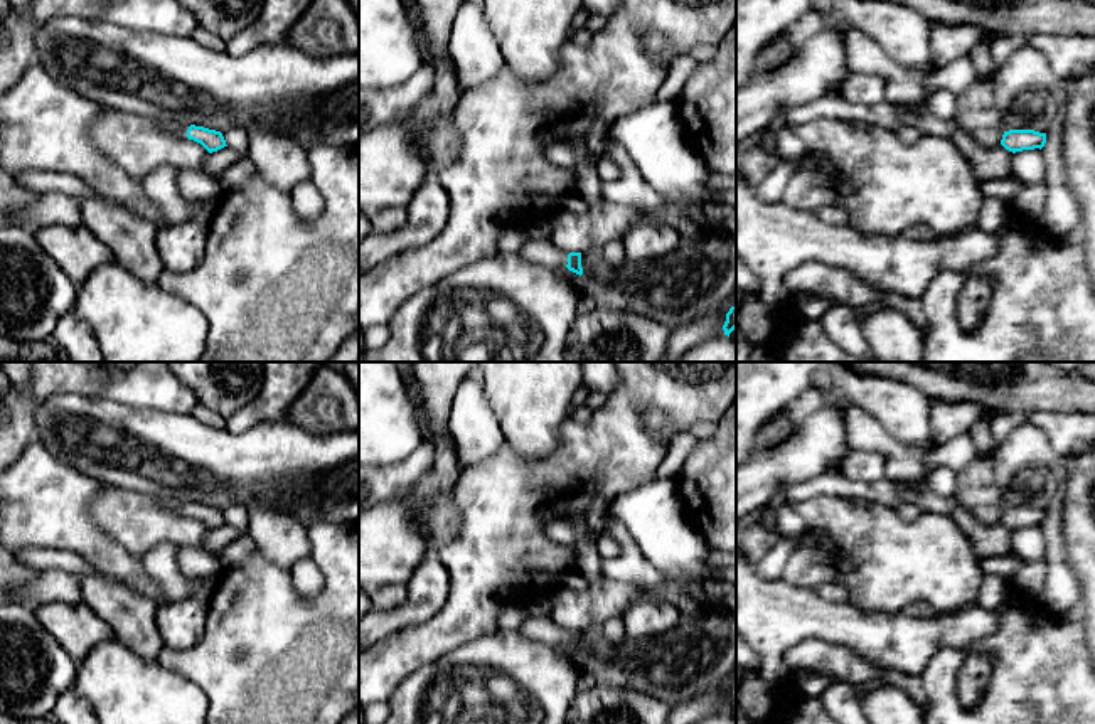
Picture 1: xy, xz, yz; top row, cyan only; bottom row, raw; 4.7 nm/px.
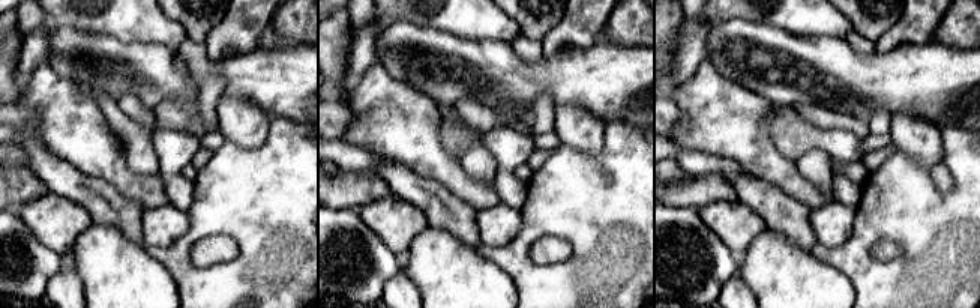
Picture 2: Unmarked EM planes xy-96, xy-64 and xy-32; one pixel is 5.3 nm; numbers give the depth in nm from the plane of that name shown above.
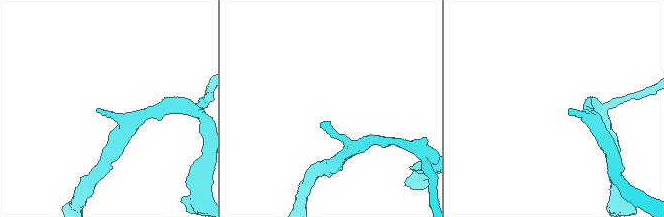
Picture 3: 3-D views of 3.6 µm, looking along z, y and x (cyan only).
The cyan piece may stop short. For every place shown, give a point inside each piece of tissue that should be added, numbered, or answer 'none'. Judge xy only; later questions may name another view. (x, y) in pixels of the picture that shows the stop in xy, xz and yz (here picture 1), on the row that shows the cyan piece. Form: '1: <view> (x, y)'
1: xy (181, 130)

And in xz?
1: xz (541, 253)

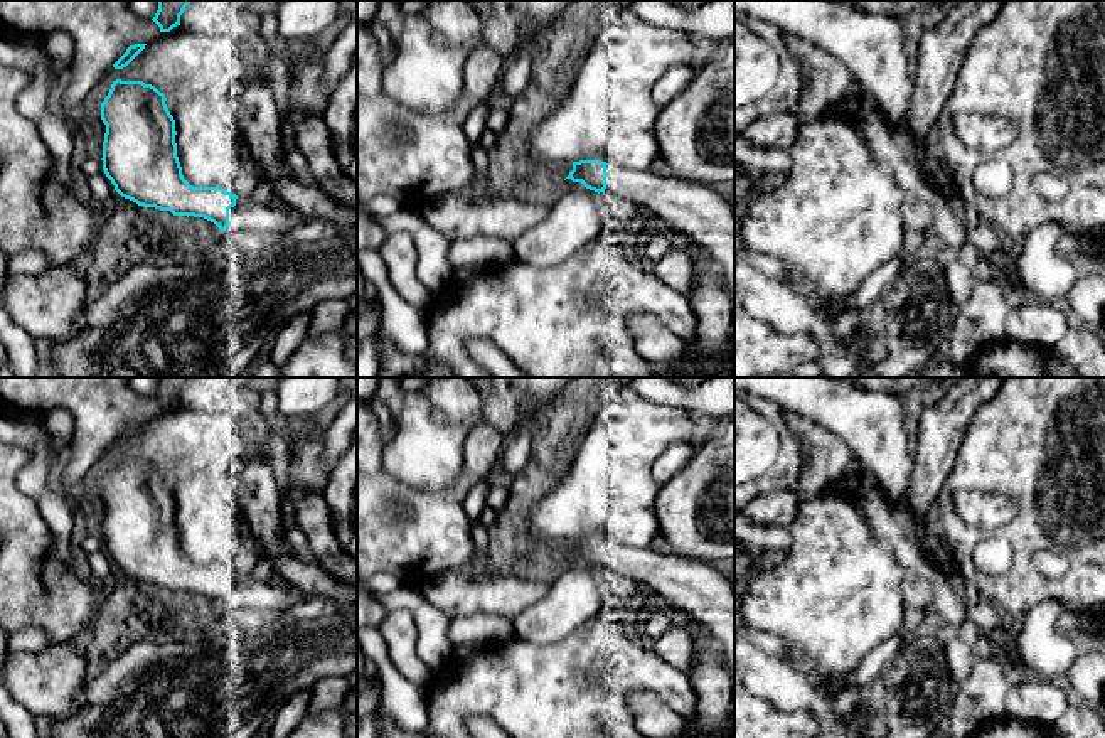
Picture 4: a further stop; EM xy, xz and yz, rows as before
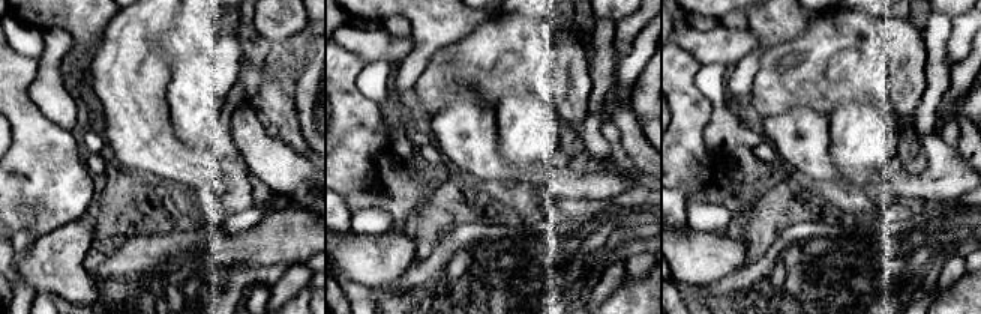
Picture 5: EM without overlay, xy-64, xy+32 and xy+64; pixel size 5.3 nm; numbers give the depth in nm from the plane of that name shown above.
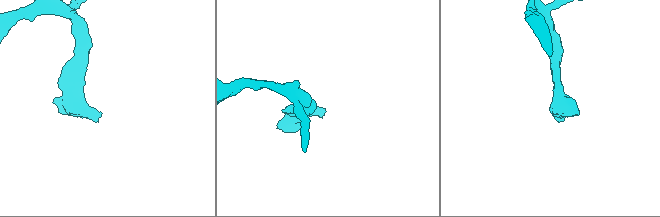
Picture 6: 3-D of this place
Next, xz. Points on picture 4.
1: xz (693, 213)

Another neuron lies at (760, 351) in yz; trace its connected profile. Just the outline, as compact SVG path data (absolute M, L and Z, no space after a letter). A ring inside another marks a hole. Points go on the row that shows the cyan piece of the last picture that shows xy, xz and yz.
M734 295L734 377L788 377L802 362L817 359L809 335L783 335L751 318Z

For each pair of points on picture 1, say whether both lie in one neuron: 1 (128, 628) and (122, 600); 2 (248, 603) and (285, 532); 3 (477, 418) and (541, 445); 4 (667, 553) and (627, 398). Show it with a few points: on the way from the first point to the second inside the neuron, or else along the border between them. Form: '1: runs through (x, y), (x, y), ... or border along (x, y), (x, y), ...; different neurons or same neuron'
1: runs through (128, 622), (128, 613), (122, 606); same neuron
2: border along (255, 549), (288, 571); different neurons
3: runs through (492, 418), (514, 418), (526, 430); same neuron
4: border along (654, 479), (622, 492), (614, 500); different neurons

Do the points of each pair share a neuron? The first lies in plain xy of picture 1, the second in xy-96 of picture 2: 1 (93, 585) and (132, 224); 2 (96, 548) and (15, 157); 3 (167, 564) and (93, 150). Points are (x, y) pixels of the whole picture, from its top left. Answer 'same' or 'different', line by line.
1: same
2: different
3: different

